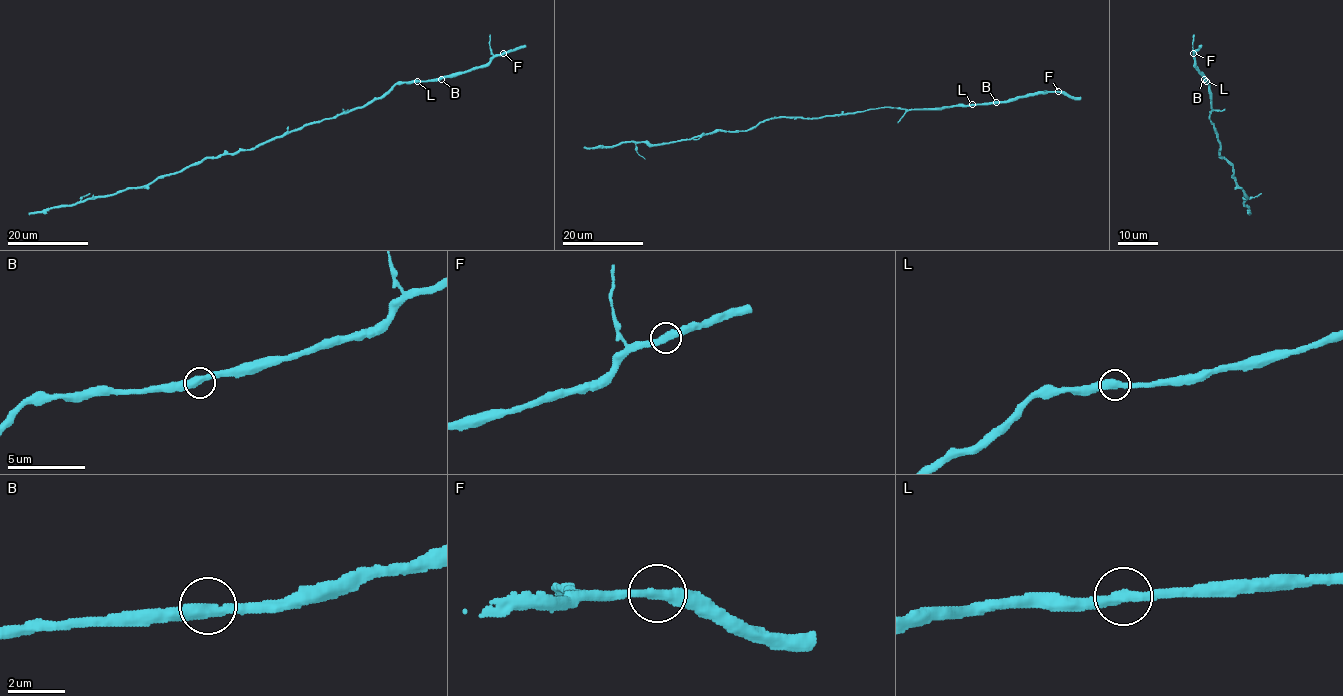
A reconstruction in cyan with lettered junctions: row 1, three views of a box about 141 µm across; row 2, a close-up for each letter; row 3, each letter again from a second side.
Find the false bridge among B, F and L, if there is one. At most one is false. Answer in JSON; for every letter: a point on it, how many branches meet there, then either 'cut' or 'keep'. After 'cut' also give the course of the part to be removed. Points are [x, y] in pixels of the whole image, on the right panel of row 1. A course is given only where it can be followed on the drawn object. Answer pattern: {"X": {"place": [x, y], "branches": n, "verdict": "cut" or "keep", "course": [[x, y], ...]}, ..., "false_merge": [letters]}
{"B": {"place": [1204, 79], "branches": 2, "verdict": "keep"}, "F": {"place": [1193, 53], "branches": 2, "verdict": "keep"}, "L": {"place": [1206, 81], "branches": 2, "verdict": "keep"}, "false_merge": []}

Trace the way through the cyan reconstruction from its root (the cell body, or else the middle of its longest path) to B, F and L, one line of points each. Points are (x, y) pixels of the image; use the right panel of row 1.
B: (1217, 137), (1209, 119), (1212, 94), (1204, 79)
F: (1217, 137), (1209, 119), (1212, 111), (1210, 86), (1196, 69), (1193, 53)
L: (1217, 137), (1209, 119), (1212, 94), (1207, 81)

